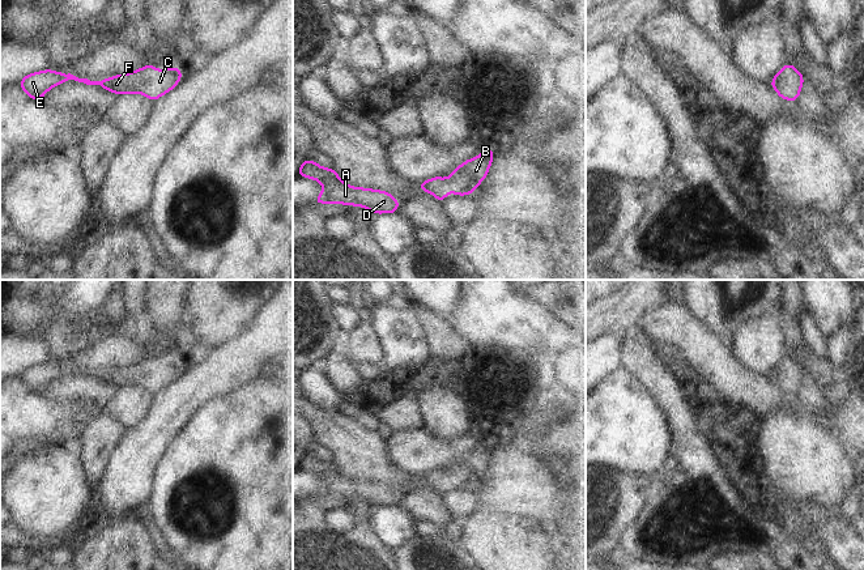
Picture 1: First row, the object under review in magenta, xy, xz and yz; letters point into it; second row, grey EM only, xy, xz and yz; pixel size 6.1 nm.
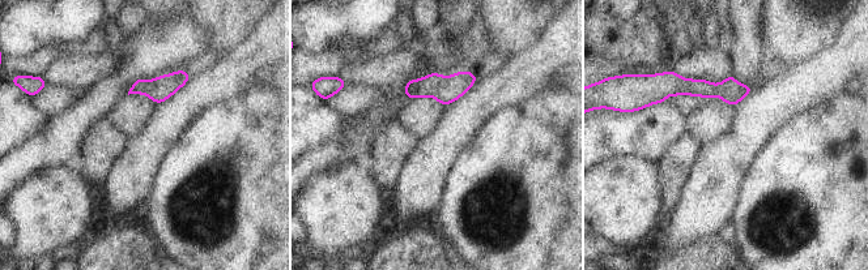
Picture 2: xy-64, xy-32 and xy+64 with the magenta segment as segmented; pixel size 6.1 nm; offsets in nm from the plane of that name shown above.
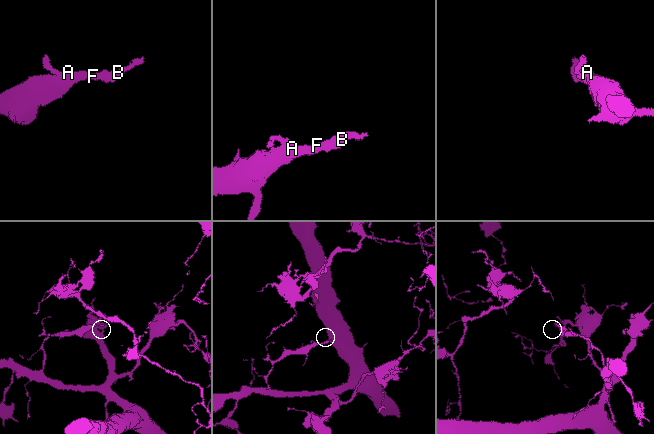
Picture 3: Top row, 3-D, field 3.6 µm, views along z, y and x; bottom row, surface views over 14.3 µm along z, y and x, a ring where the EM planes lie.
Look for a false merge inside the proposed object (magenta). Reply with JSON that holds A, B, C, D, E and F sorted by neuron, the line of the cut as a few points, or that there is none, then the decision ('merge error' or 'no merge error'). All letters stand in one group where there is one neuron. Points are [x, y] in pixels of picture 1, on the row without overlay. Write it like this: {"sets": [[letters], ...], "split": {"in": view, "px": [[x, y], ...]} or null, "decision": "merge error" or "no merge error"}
{"sets": [["A", "B", "C", "D", "E", "F"]], "split": null, "decision": "no merge error"}

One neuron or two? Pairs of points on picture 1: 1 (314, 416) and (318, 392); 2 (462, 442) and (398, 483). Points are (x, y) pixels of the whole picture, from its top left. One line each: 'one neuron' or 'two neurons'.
1: two neurons
2: two neurons

